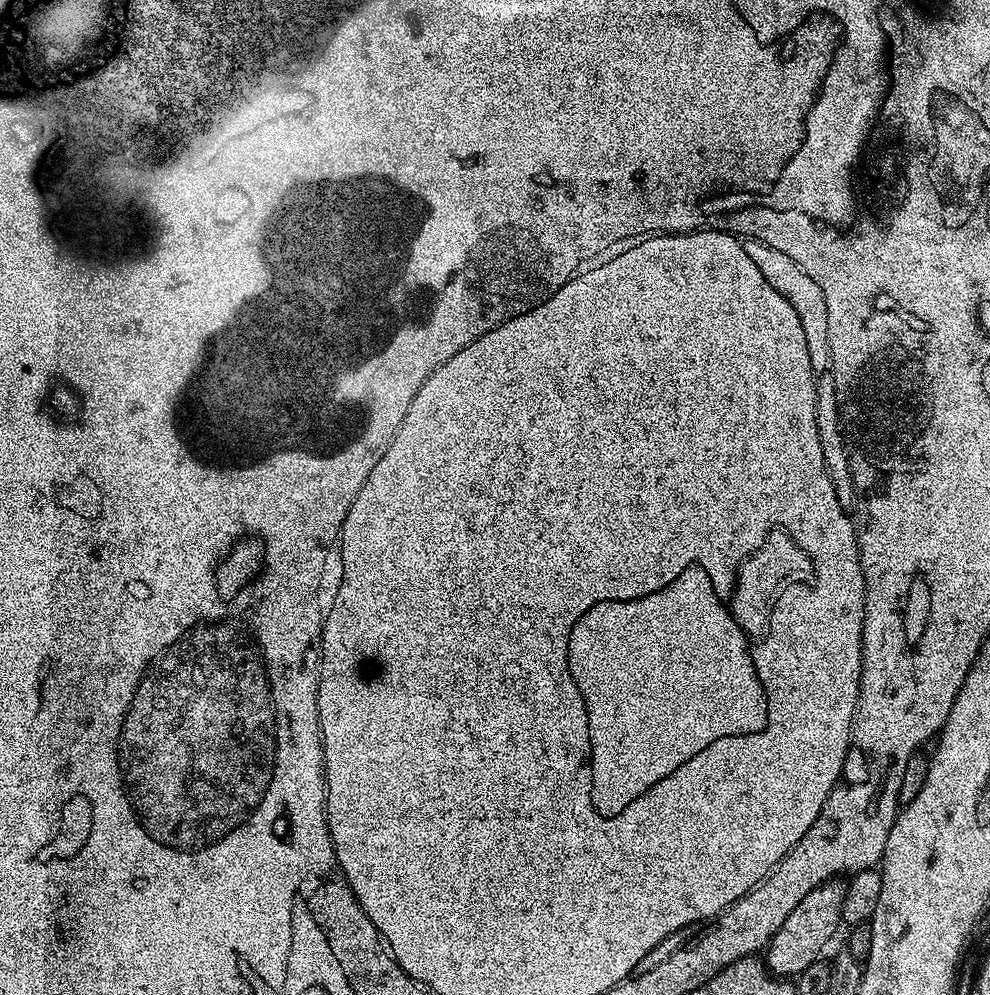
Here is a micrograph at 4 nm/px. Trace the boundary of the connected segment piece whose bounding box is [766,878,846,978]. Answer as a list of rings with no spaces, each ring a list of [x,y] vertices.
[[[843,879],[828,880],[822,886],[810,890],[790,915],[786,922],[778,926],[778,934],[768,943],[766,963],[768,971],[781,978],[795,978],[806,970],[814,961],[825,954],[824,947],[836,936],[836,931],[842,928],[842,898],[846,898],[846,883]]]

